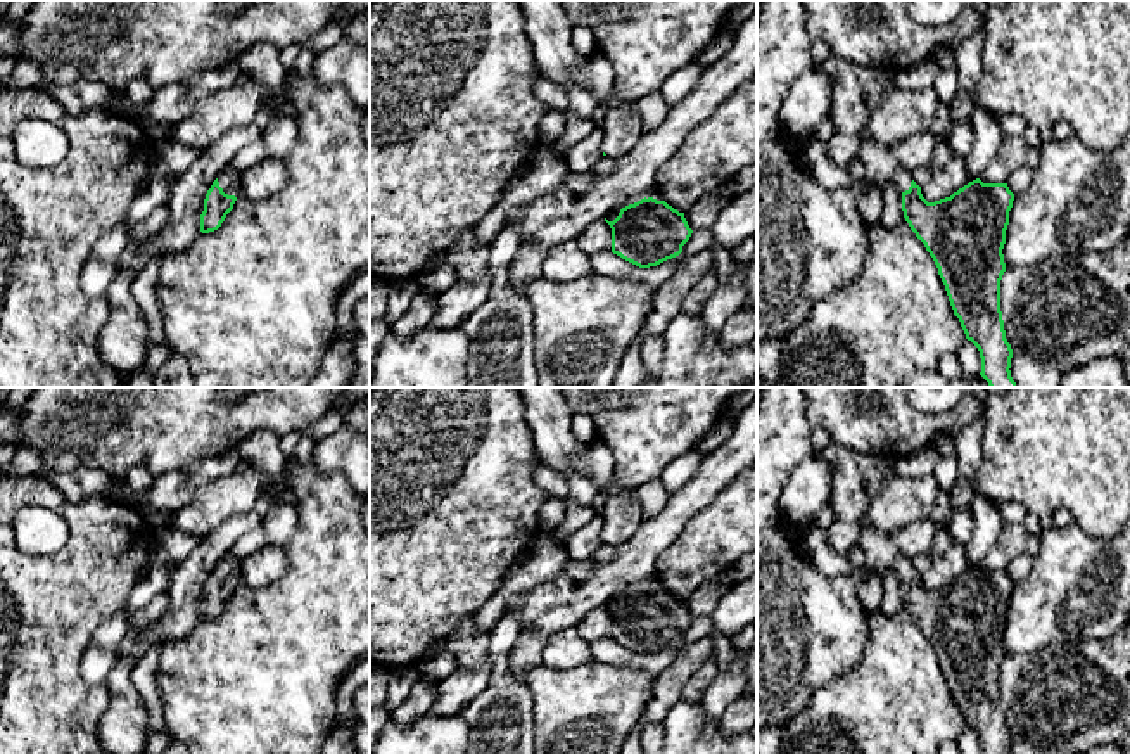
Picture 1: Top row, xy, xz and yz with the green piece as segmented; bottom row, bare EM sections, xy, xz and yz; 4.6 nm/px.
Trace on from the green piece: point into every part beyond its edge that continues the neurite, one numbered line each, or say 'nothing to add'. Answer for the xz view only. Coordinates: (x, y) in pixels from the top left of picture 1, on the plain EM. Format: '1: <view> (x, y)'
nothing to add

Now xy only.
1: xy (228, 568)

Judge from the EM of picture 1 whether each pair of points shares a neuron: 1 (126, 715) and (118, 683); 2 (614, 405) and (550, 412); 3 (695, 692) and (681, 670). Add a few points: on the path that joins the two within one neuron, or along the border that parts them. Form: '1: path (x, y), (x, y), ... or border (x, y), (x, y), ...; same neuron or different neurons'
1: path (126, 708), (126, 696), (121, 690); same neuron
2: border (567, 405), (572, 414); different neurons
3: border (711, 654), (686, 682), (681, 697); different neurons

